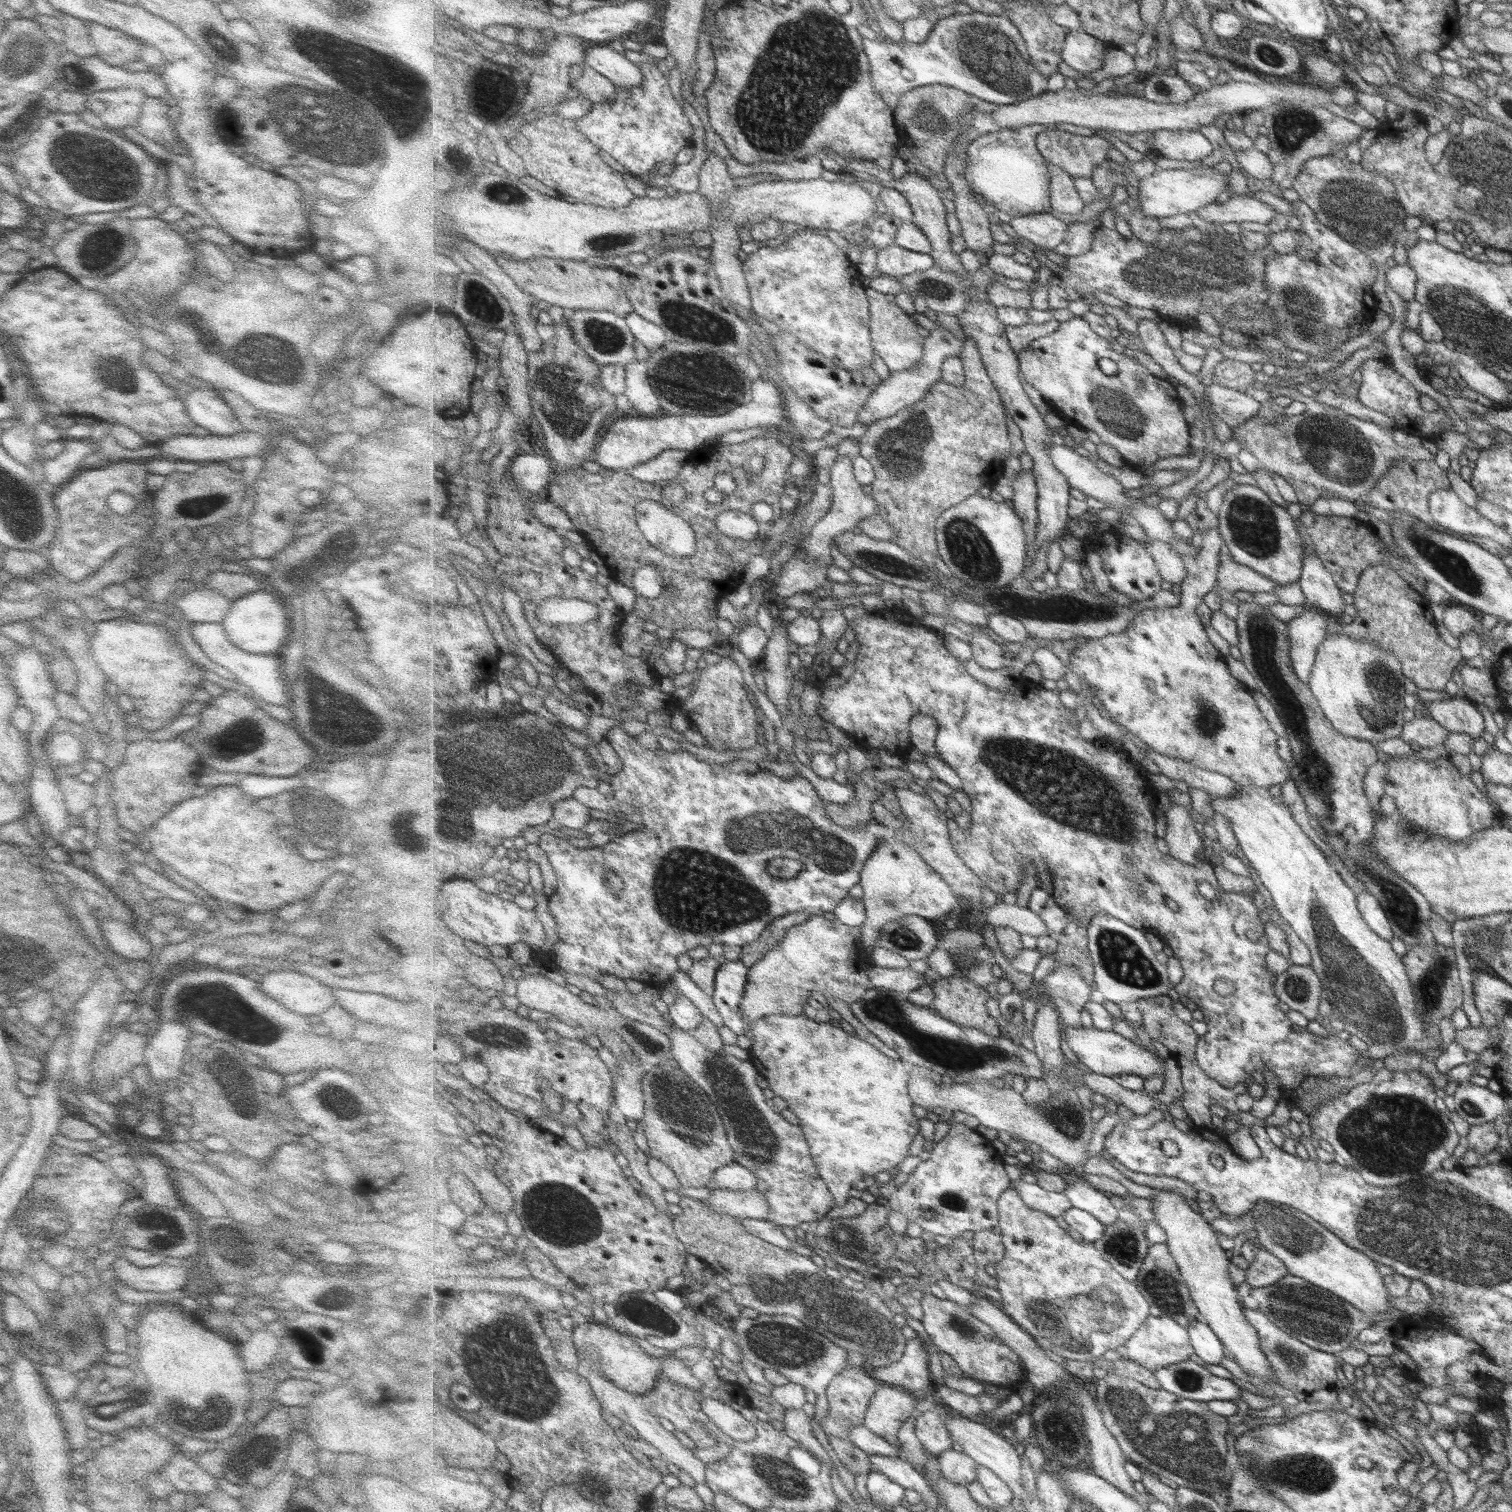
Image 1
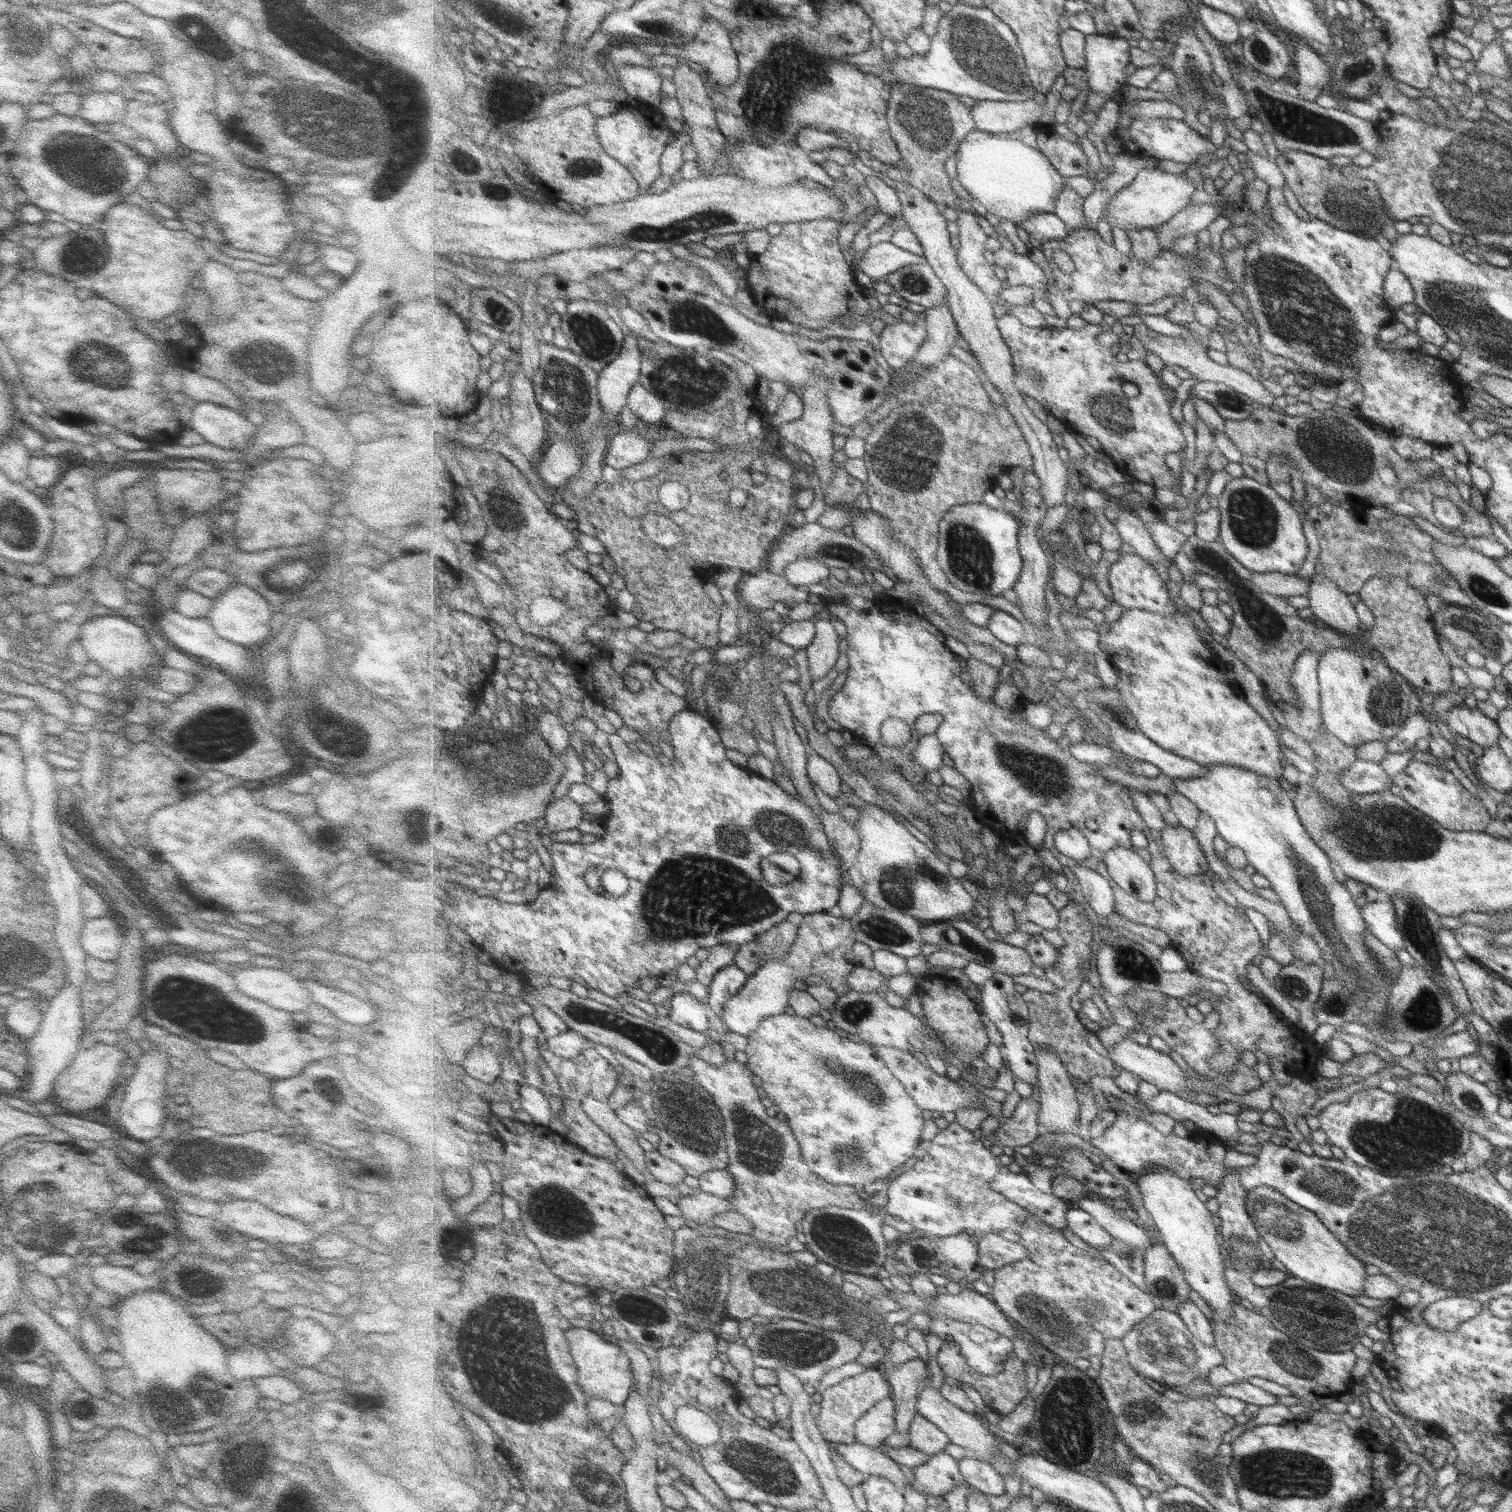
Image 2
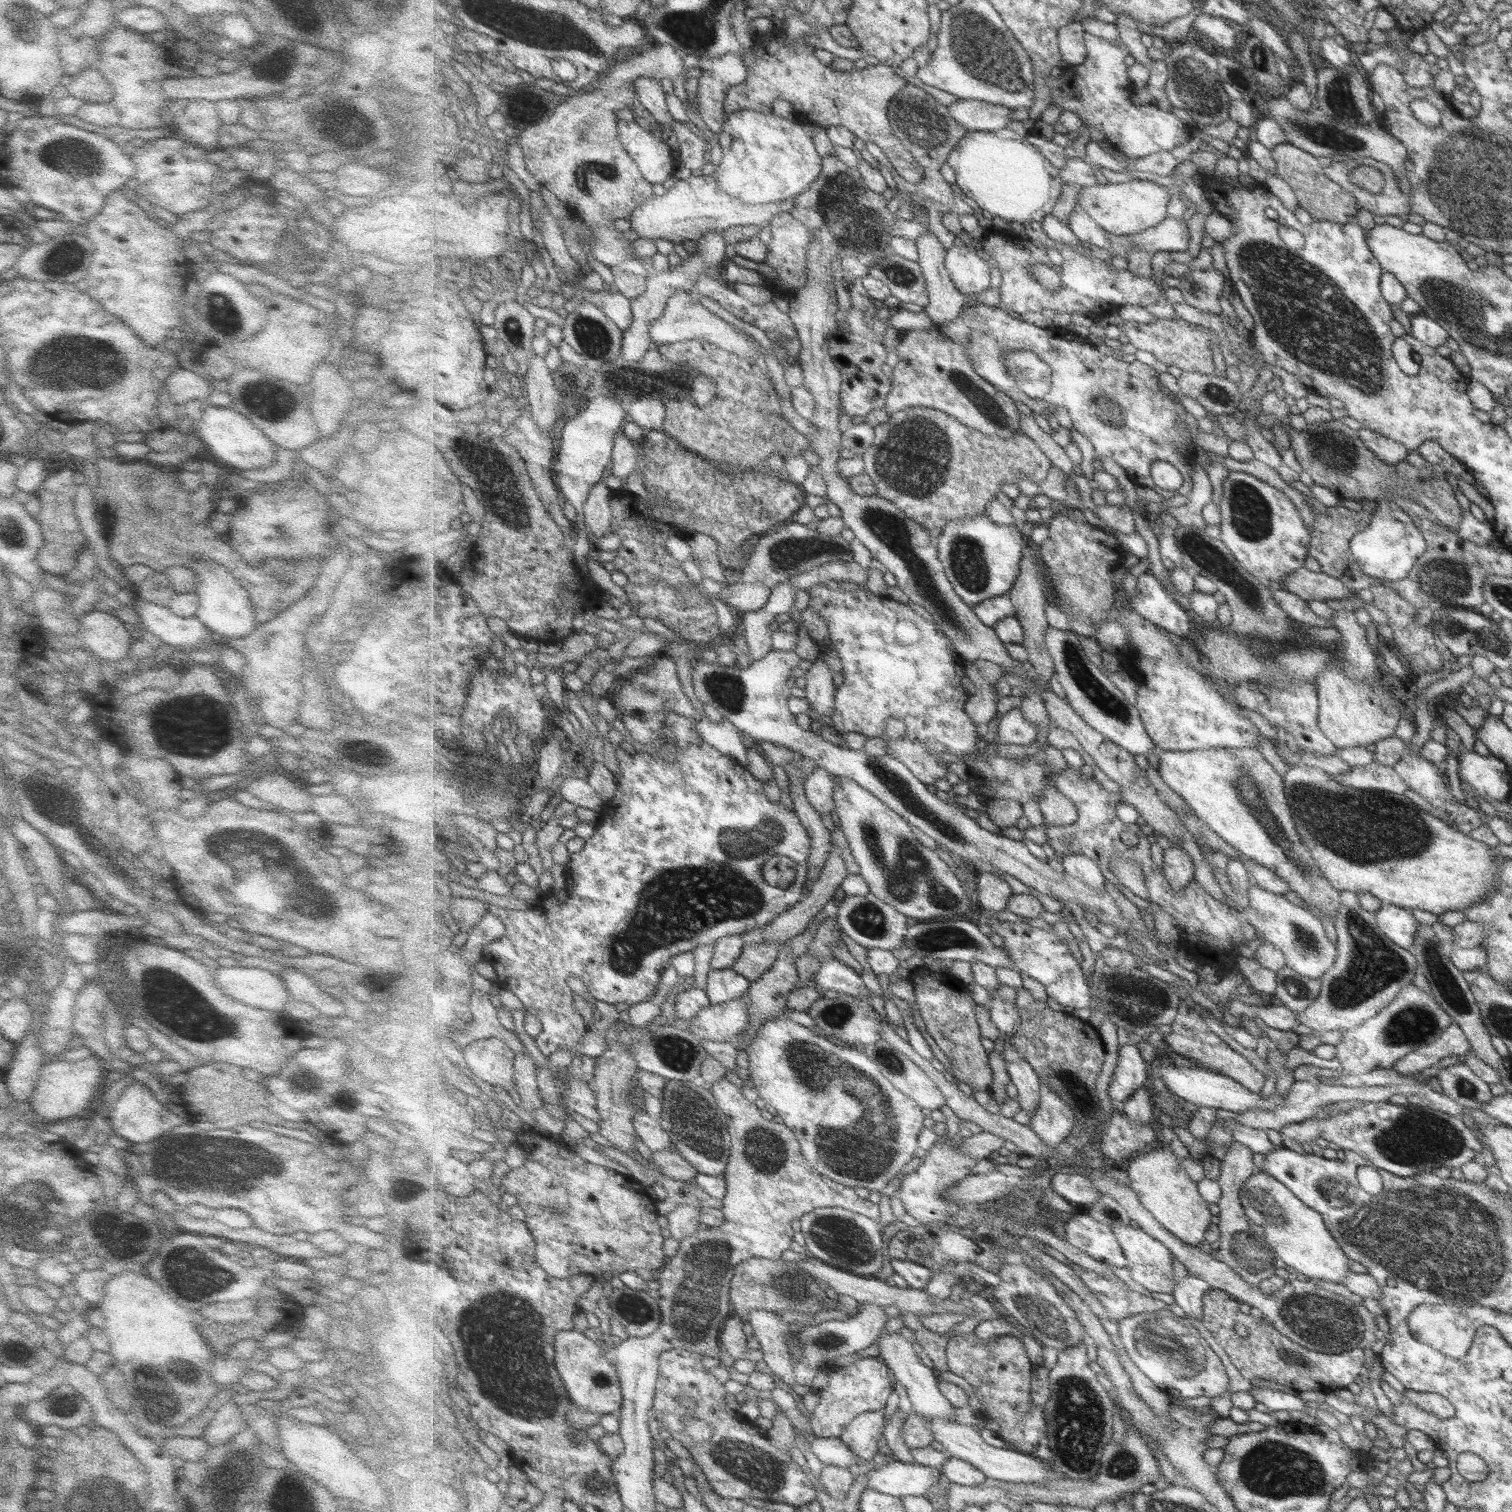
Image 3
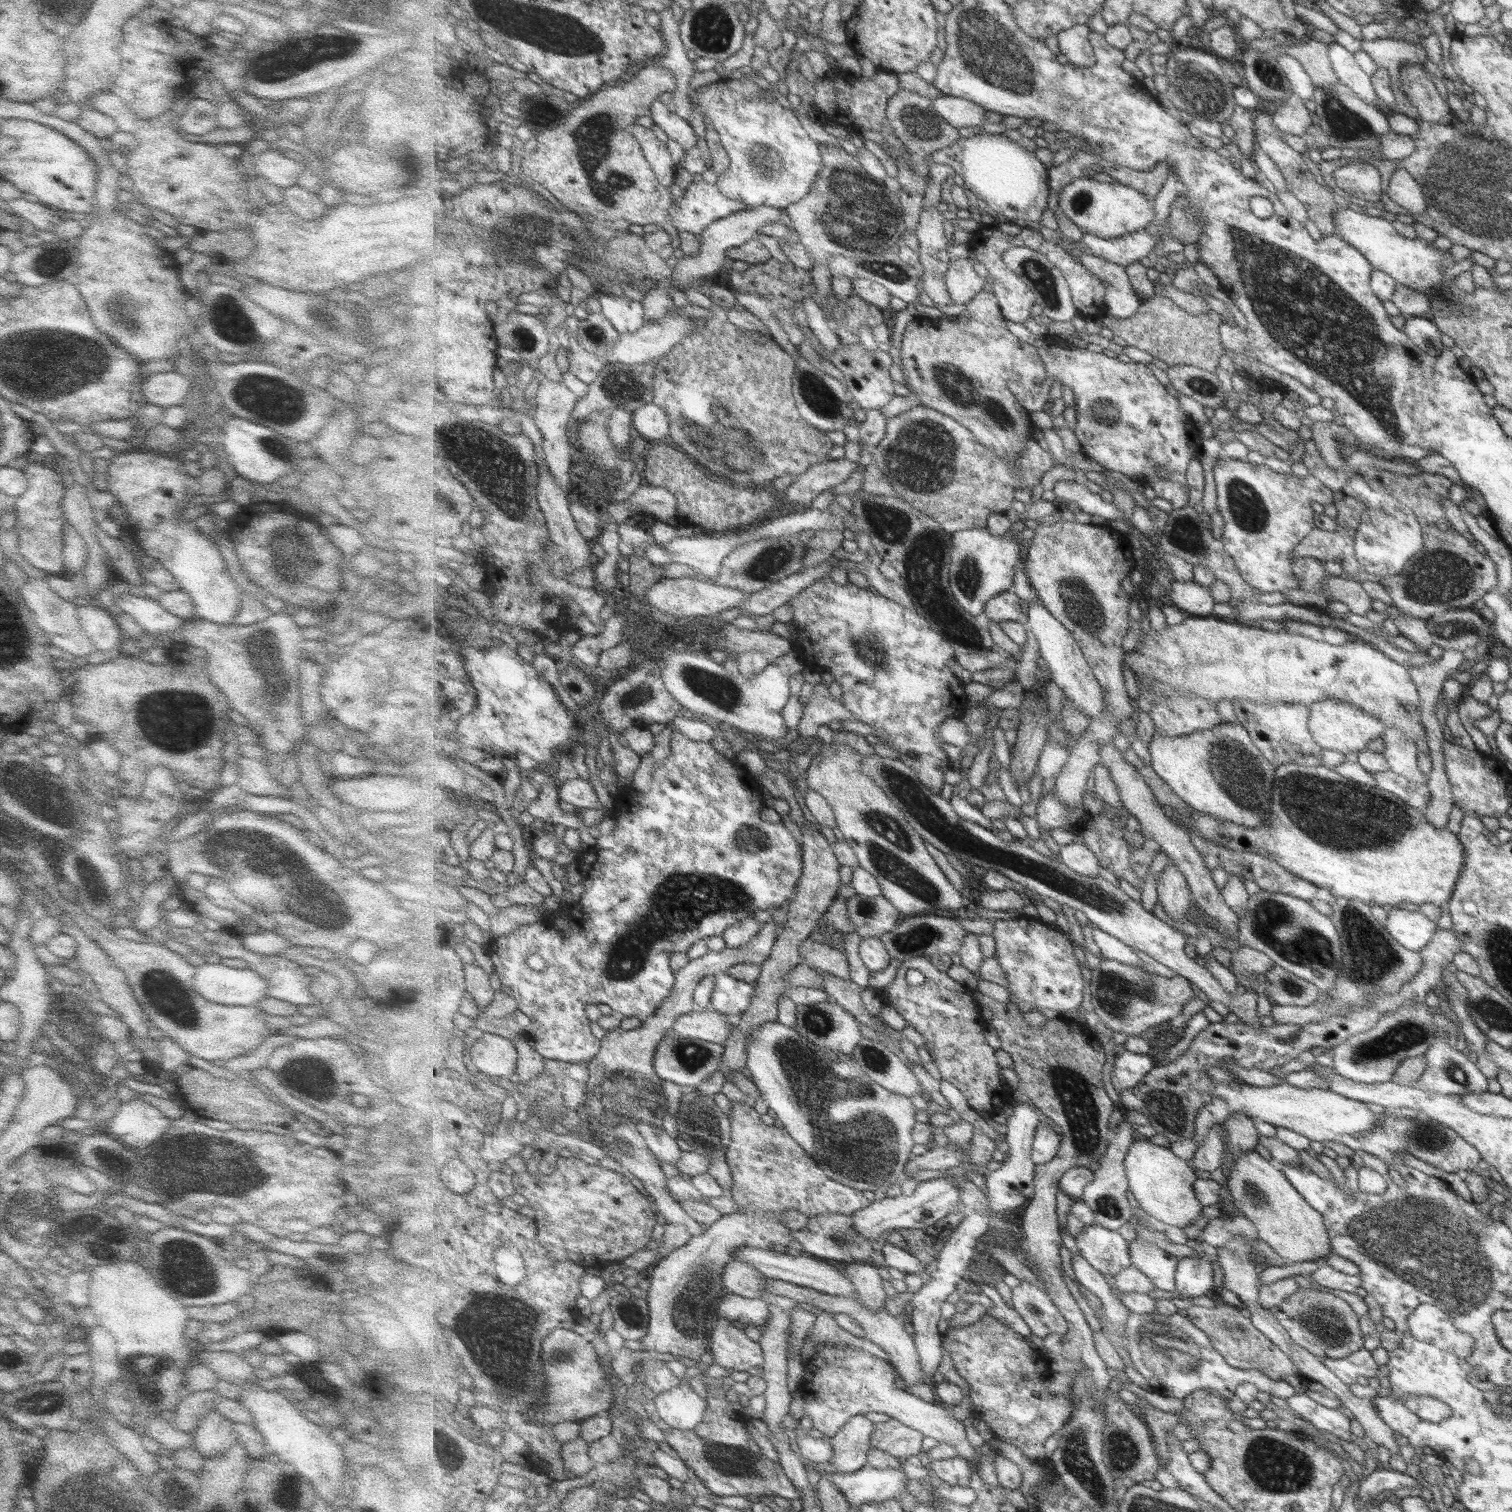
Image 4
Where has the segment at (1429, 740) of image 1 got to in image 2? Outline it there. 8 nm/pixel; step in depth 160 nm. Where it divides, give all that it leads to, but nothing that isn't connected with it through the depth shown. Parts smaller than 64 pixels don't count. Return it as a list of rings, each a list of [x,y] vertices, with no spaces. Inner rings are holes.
[[[1419,712],[1409,714],[1397,734],[1384,743],[1386,751],[1391,754],[1399,754],[1413,750],[1416,740],[1420,738],[1428,740],[1431,736],[1429,726],[1429,722]]]

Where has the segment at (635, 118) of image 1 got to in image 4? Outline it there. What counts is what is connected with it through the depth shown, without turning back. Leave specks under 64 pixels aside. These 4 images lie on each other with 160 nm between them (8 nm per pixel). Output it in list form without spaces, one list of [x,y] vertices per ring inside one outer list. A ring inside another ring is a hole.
[[[636,124],[632,131],[635,138],[640,142],[641,148],[650,162],[653,174],[656,175],[659,183],[665,187],[673,186],[678,165],[673,162],[667,144],[659,140],[653,130],[639,124]]]

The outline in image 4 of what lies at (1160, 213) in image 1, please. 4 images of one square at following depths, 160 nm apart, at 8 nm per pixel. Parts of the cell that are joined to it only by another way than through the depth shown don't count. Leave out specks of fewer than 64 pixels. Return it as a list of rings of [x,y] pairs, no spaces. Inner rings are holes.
[[[1078,179],[1069,184],[1058,197],[1058,207],[1082,233],[1093,234],[1107,240],[1117,240],[1126,233],[1135,233],[1145,229],[1154,219],[1153,199],[1147,200],[1142,192],[1123,186],[1107,184],[1093,179]]]

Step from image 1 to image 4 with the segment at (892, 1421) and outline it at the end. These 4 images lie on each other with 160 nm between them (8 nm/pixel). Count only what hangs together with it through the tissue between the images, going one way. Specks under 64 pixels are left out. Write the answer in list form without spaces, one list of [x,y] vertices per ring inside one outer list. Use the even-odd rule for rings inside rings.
[[[864,1415],[851,1418],[847,1426],[830,1439],[834,1456],[830,1465],[841,1474],[853,1474],[863,1469],[868,1464],[875,1433],[876,1425],[869,1418]]]

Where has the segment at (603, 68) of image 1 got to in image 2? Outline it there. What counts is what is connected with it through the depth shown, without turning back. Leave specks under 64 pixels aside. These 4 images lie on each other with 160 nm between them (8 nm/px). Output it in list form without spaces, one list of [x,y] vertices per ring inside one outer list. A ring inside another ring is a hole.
[[[620,66],[620,68],[616,68],[616,71],[624,86],[624,90],[628,92],[629,103],[640,103],[659,107],[662,99],[661,84],[663,84],[663,76],[659,74],[657,68],[651,66]]]

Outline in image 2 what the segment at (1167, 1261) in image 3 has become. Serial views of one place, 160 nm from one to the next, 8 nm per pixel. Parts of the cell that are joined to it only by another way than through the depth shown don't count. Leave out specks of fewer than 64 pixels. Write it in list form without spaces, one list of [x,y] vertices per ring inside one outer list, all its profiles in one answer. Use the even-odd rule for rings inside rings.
[[[1094,1196],[1079,1200],[1079,1209],[1091,1214],[1106,1232],[1117,1240],[1124,1240],[1129,1246],[1149,1250],[1154,1244],[1149,1240],[1149,1234],[1125,1218],[1122,1212],[1108,1200]]]

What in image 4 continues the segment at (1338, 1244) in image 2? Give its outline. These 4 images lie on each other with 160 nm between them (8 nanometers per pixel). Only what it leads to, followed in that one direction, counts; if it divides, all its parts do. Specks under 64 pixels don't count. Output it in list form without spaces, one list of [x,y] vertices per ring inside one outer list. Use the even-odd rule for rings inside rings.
[[[1247,1152],[1235,1160],[1233,1168],[1229,1170],[1229,1192],[1234,1198],[1239,1214],[1251,1220],[1258,1229],[1258,1237],[1266,1242],[1276,1255],[1292,1262],[1317,1261],[1321,1265],[1324,1258],[1331,1253],[1328,1228],[1325,1227],[1324,1215],[1309,1204],[1308,1200],[1296,1190],[1287,1179],[1281,1167],[1272,1160],[1265,1160],[1257,1152]]]

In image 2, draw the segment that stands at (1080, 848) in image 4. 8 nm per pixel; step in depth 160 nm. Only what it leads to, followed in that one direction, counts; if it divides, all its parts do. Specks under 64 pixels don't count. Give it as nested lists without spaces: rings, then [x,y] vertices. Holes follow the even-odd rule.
[[[1081,865],[1073,867],[1071,871],[1076,877],[1076,883],[1080,886],[1086,902],[1097,916],[1109,916],[1114,912],[1115,890],[1106,876]]]

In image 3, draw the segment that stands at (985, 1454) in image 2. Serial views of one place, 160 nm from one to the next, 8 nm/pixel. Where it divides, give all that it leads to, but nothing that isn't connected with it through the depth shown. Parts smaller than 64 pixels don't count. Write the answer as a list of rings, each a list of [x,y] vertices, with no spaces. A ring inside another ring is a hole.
[[[883,1330],[878,1338],[879,1357],[885,1361],[892,1370],[894,1380],[904,1386],[908,1399],[910,1400],[911,1410],[914,1414],[919,1414],[923,1418],[933,1420],[933,1417],[944,1418],[943,1420],[954,1421],[953,1412],[954,1404],[945,1398],[940,1389],[940,1377],[934,1368],[929,1368],[923,1364],[923,1360],[917,1356],[913,1342],[909,1342],[900,1331],[888,1332]]]

